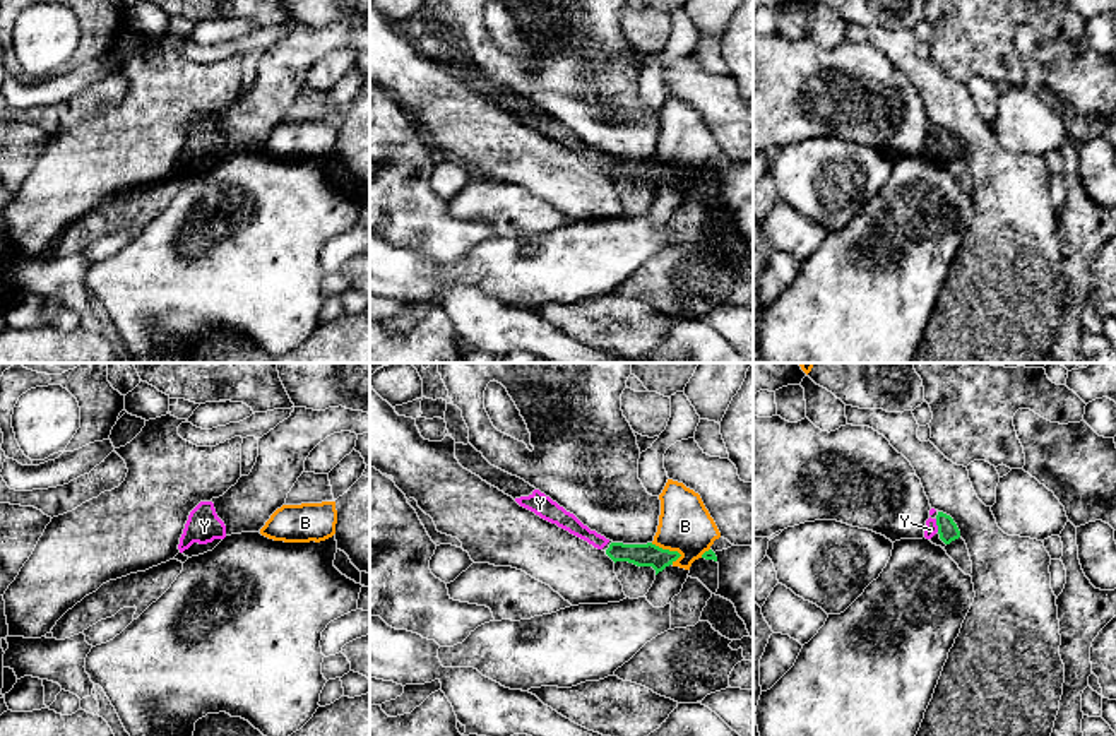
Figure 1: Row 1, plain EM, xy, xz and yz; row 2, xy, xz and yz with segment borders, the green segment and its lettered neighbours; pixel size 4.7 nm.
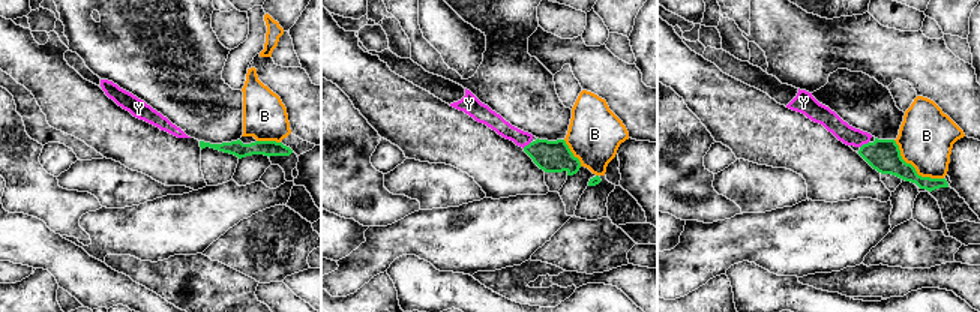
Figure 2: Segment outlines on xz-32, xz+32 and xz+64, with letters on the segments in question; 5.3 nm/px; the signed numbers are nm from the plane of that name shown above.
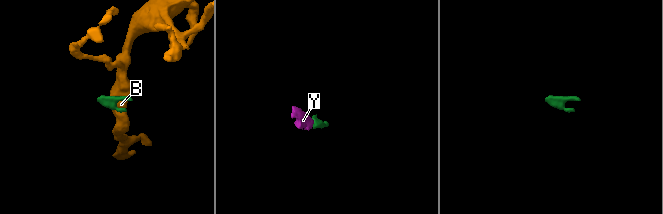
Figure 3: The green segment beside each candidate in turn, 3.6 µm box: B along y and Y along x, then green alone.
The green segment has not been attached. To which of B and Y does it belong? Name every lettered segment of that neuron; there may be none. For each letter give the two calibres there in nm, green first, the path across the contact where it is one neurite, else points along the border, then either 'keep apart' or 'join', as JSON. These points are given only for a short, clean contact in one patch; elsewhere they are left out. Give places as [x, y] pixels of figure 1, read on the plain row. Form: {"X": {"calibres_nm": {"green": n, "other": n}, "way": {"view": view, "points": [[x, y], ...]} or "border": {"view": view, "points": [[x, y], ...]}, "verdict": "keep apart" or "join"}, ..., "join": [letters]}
{"B": {"calibres_nm": {"green": 110, "other": 260}, "border": {"view": "xz", "points": [[651, 160], [676, 166], [682, 172]]}, "verdict": "keep apart"}, "Y": {"calibres_nm": {"green": 90, "other": 60}, "way": {"view": "yz", "points": [[947, 146], [937, 141], [930, 146]]}, "verdict": "join"}, "join": ["Y"]}

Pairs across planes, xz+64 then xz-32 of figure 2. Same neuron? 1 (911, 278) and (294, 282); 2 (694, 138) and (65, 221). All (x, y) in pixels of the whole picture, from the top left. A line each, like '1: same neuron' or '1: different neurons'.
1: same neuron
2: same neuron

